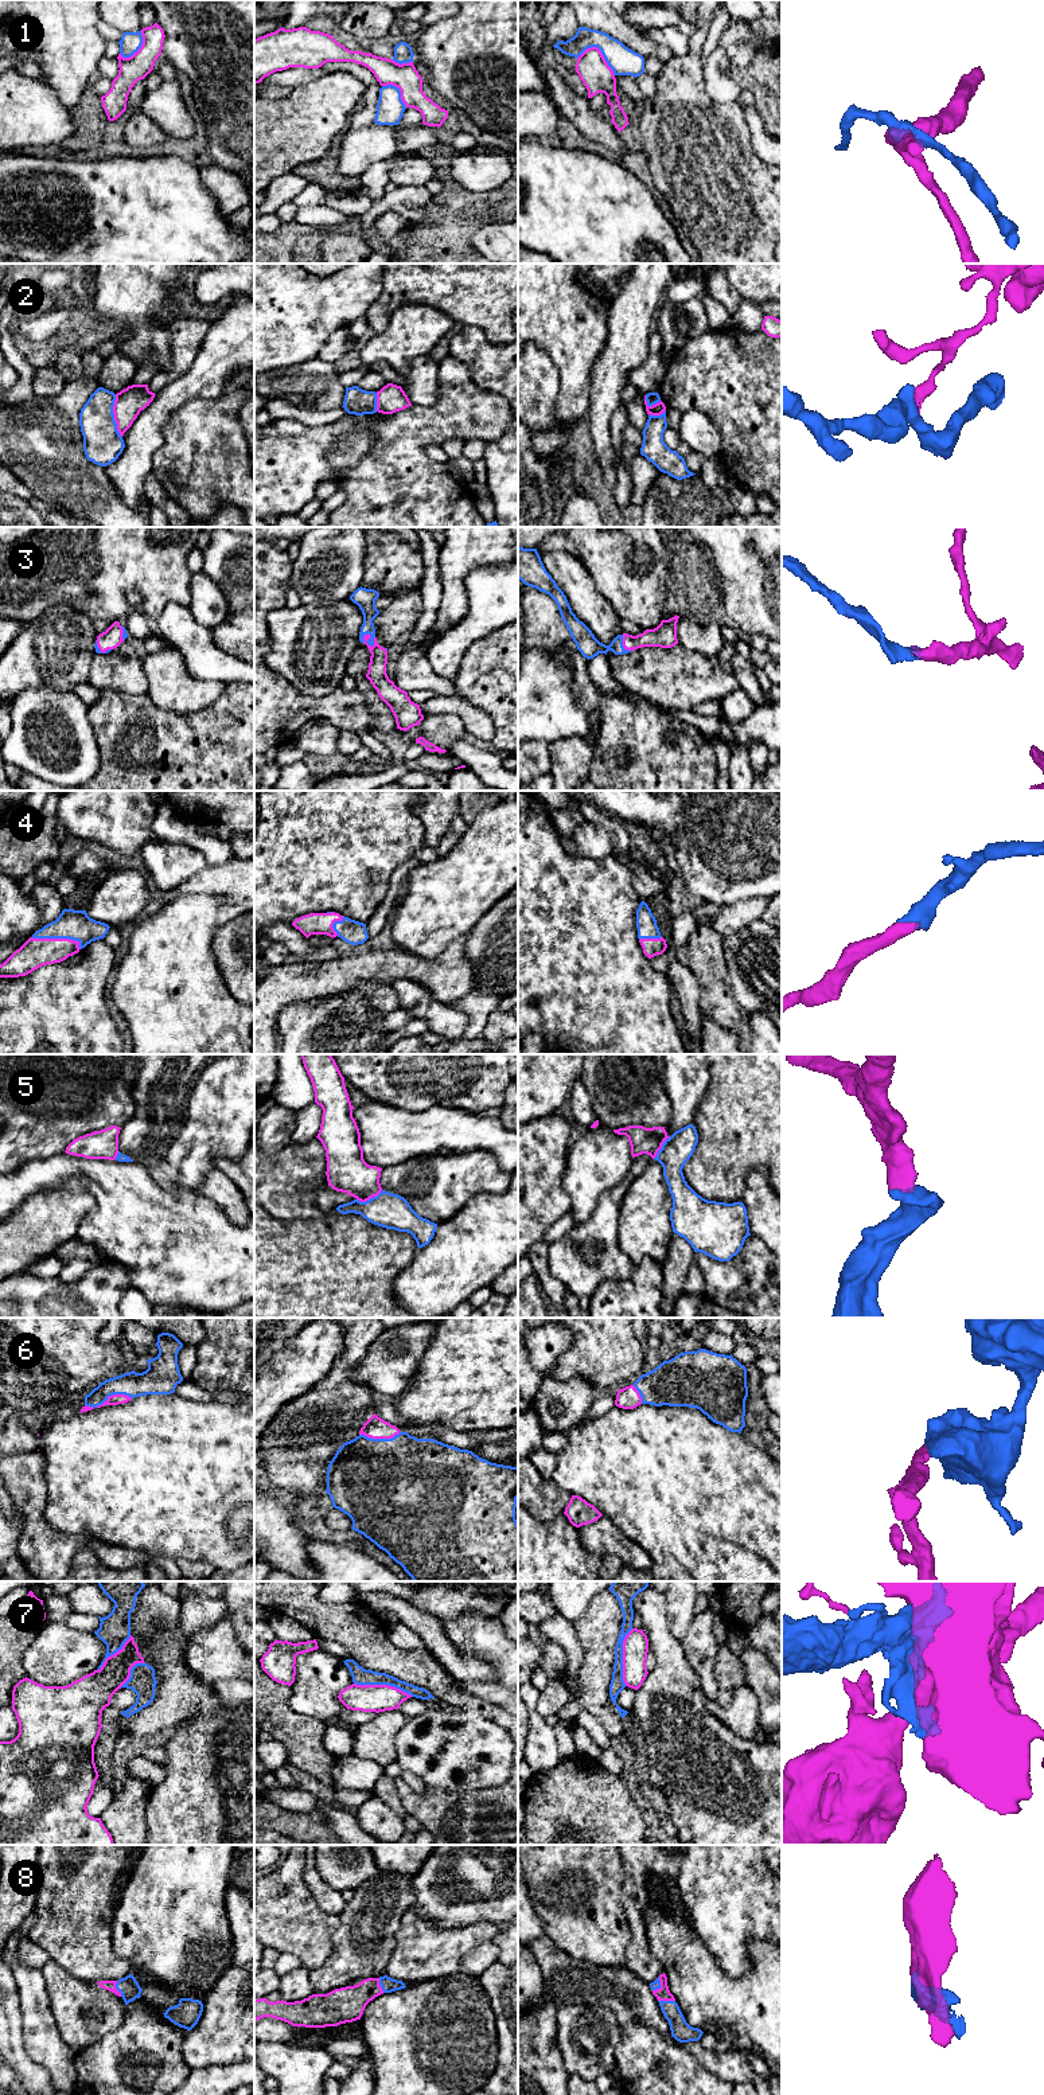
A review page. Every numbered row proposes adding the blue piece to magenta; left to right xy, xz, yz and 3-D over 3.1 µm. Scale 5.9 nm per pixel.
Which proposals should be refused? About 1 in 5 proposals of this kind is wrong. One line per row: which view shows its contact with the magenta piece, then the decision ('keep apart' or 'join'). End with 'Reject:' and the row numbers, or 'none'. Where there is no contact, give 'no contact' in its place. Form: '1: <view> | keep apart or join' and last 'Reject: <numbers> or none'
1: yz | keep apart
2: xy | keep apart
3: xz | join
4: xy | join
5: xz | join
6: xz | join
7: xz | keep apart
8: yz | join
Reject: 1, 2, 7

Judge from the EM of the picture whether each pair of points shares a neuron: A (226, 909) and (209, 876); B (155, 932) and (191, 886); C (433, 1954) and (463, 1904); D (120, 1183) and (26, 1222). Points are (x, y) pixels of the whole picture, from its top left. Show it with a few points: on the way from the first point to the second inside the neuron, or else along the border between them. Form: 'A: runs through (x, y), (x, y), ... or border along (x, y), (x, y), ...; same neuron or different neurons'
A: runs through (229, 901), (229, 894), (217, 882); same neuron
B: border along (217, 894), (179, 894), (163, 904); different neurons
C: border along (420, 1918), (437, 1926), (482, 1923); different neurons
D: border along (70, 1178), (76, 1178), (94, 1202), (80, 1225); different neurons

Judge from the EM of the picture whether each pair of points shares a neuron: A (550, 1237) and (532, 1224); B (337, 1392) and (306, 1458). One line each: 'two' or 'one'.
A: two
B: one

